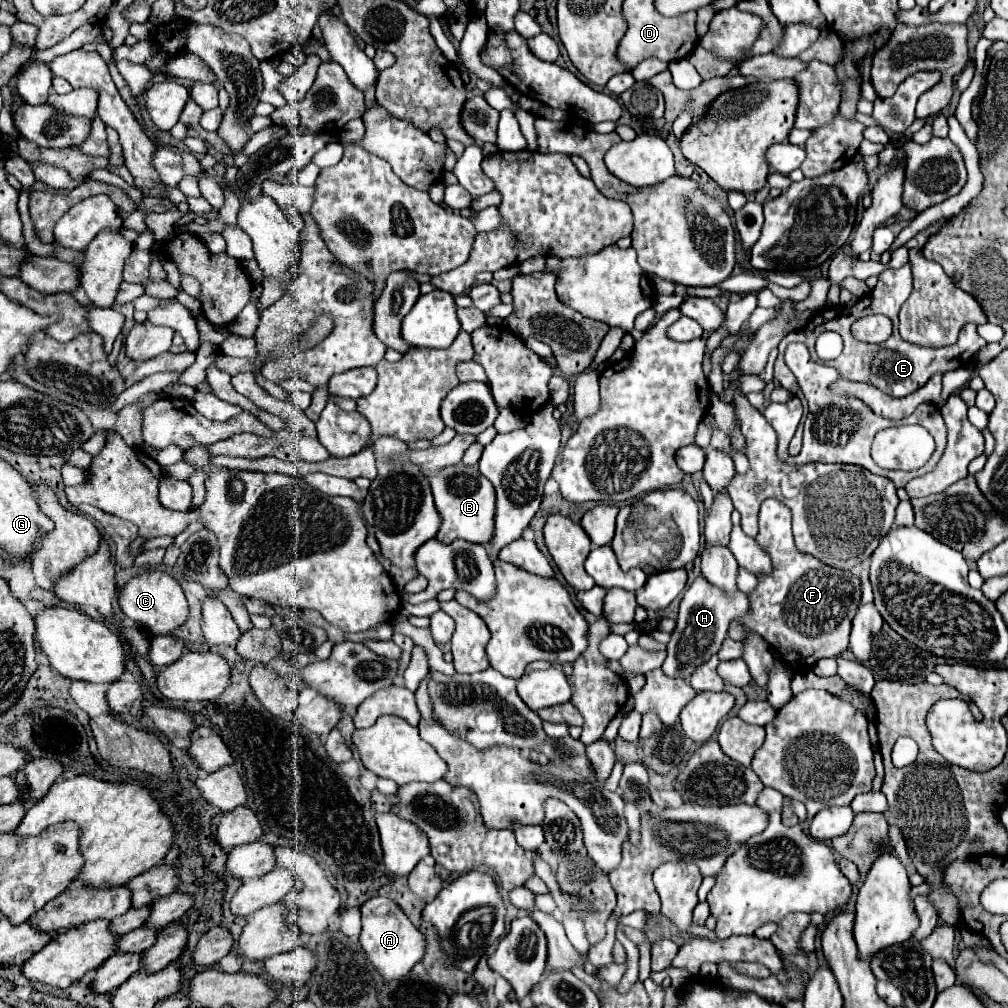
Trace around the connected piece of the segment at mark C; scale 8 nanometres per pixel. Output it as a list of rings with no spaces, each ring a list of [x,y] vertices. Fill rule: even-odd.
[[[152,568],[132,578],[118,594],[118,604],[122,612],[142,626],[150,636],[170,636],[176,628],[188,620],[188,602],[180,584],[162,568]]]

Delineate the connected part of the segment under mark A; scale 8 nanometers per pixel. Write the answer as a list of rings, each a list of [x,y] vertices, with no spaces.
[[[372,898],[360,908],[362,912],[362,934],[360,946],[366,952],[368,960],[376,968],[376,972],[386,980],[398,980],[406,976],[416,962],[424,956],[424,936],[418,928],[408,920],[408,916],[388,898]]]

